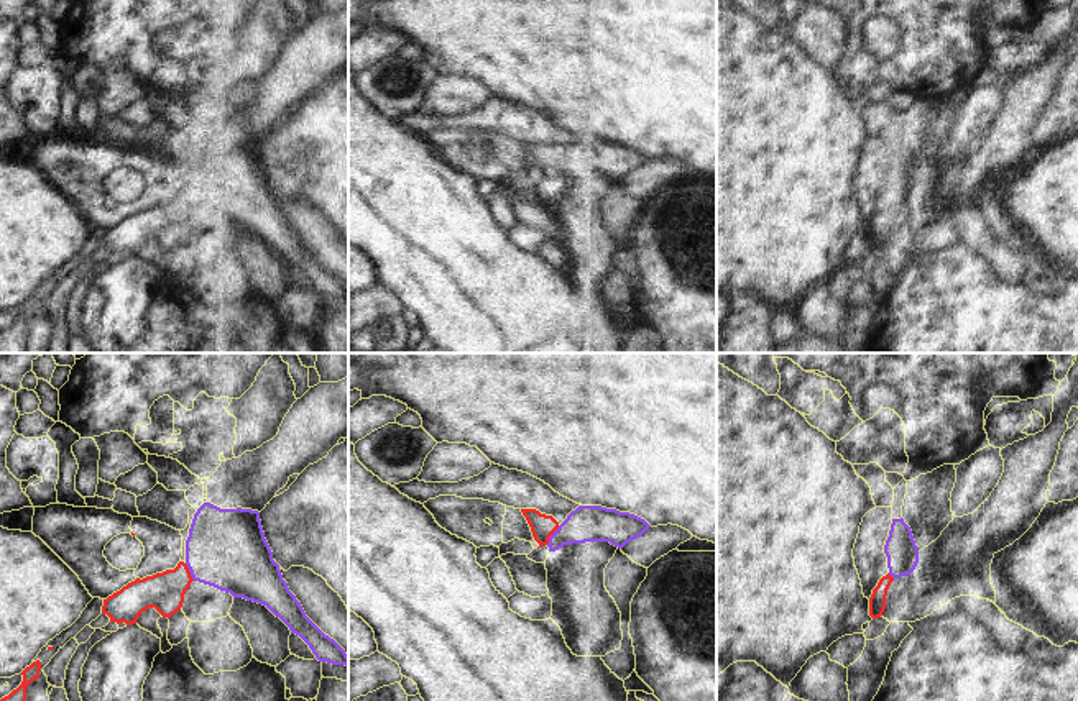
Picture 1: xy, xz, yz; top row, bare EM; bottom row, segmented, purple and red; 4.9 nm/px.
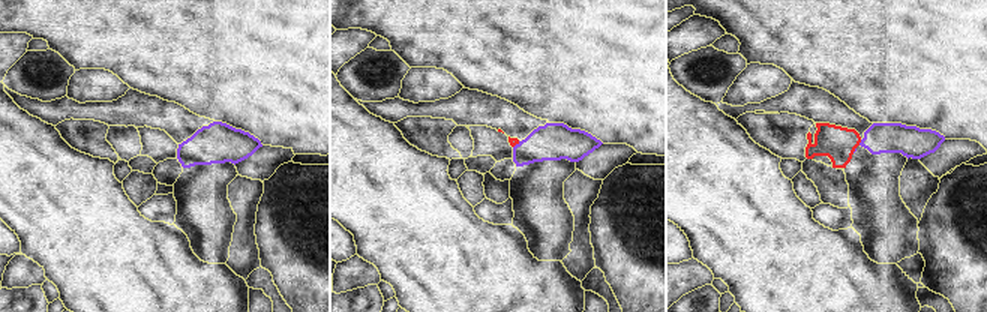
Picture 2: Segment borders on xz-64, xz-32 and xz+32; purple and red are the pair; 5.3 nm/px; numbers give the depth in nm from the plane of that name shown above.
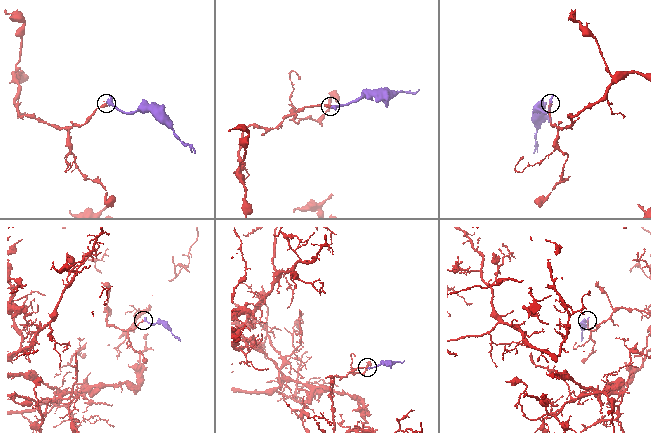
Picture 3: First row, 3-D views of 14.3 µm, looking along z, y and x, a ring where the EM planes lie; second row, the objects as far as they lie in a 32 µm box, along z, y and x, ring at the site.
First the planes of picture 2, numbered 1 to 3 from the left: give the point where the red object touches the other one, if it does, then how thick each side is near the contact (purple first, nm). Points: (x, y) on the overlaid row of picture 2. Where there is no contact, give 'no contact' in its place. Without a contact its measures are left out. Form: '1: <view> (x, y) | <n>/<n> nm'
1: no contact
2: xz-32 (516, 144) | 200/50 nm
3: xz+32 (860, 143) | 160/180 nm

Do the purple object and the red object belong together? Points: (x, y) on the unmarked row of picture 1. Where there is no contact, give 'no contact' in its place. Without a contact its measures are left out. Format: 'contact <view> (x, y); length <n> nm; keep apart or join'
contact xz (551, 168); length 120 nm; join

